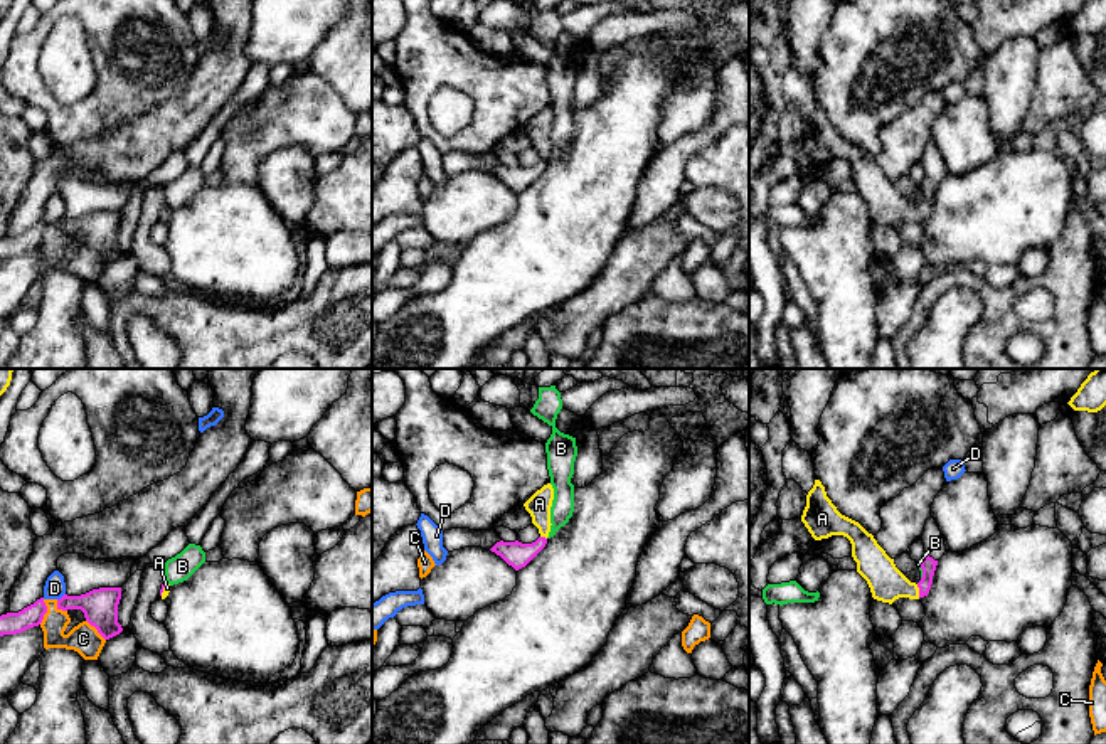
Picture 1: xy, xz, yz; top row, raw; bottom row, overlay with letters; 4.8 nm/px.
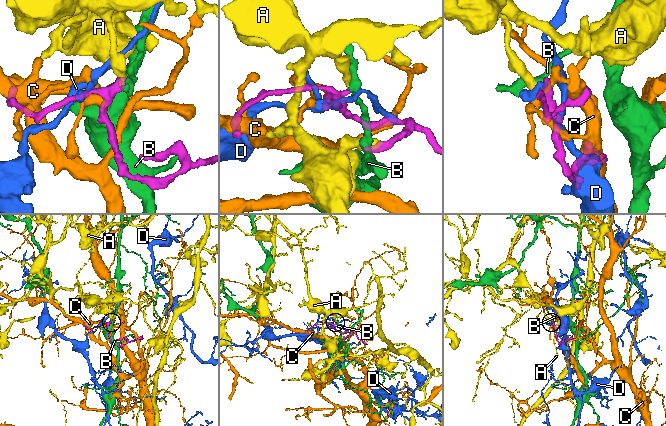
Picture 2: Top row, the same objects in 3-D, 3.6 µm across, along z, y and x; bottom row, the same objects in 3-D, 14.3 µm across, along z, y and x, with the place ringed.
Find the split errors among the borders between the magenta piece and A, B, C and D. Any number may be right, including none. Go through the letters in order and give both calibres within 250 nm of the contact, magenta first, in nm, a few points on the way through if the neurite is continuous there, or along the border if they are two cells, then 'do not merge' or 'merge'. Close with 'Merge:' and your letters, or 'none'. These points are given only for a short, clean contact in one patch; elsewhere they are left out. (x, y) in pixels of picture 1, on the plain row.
A: 80 nm thick on the magenta side, 170 nm on the other; runs through yz (928, 187), (928, 199), (919, 214), (886, 204); merge
B: 80 nm thick on the magenta side, 20 nm on the other; border along yz (918, 187), (921, 201); do not merge
C: 110 nm thick on the magenta side, 140 nm on the other; do not merge
D: 170 nm thick on the magenta side, 100 nm on the other; border along xy (64, 216), (58, 223); do not merge
Merge: A

